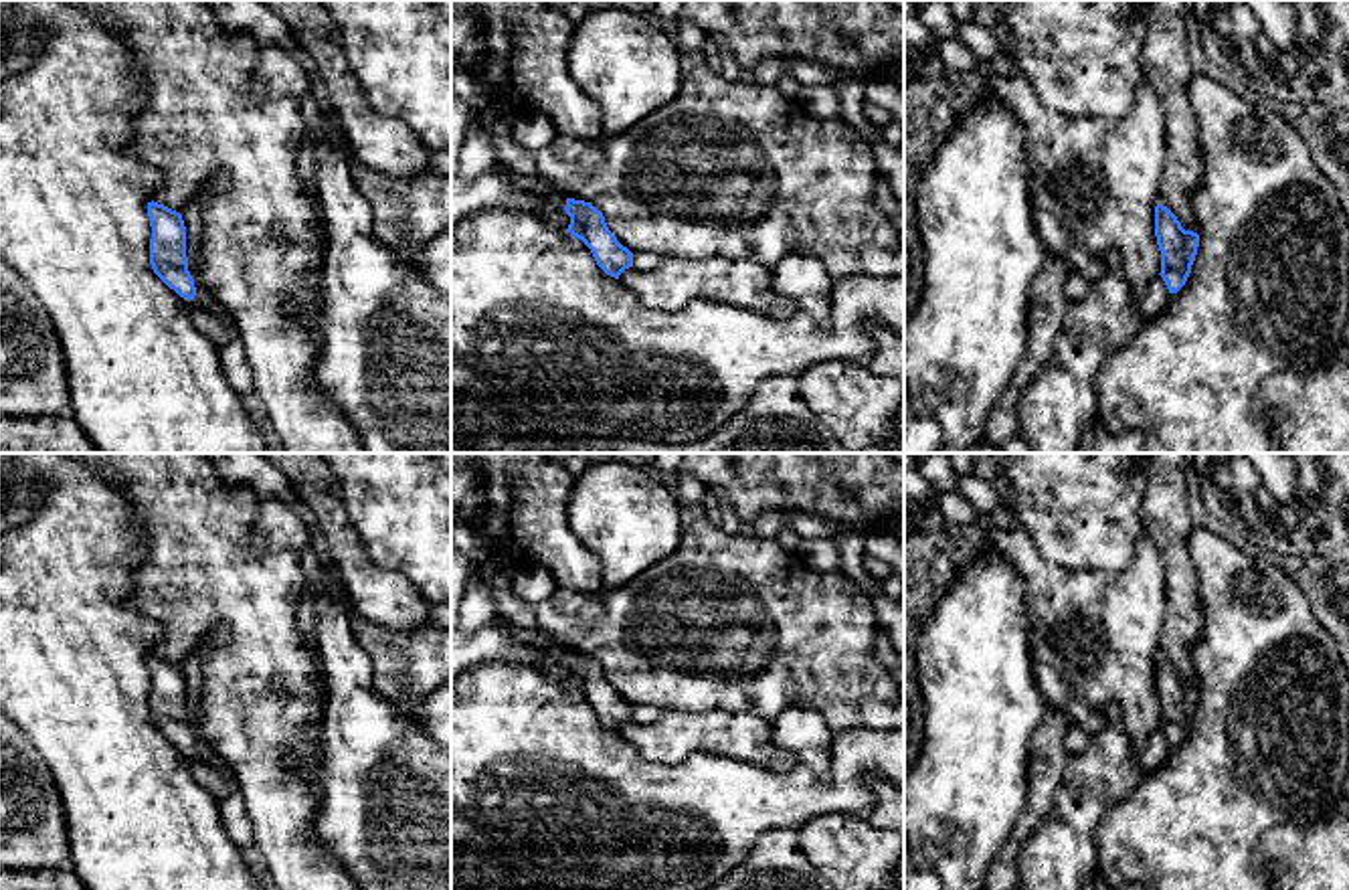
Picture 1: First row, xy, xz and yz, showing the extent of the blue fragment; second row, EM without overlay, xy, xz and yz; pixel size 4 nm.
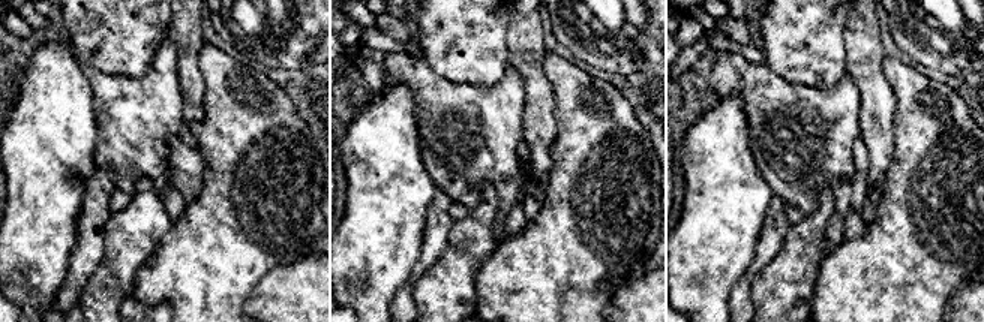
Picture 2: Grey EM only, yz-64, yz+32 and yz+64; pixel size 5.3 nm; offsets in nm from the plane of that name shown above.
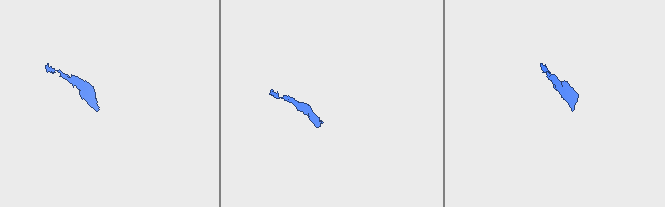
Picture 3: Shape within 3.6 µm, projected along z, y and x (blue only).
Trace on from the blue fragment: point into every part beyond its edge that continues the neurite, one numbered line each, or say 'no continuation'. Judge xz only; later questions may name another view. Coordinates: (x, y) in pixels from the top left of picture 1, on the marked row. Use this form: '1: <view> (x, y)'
1: xz (538, 187)

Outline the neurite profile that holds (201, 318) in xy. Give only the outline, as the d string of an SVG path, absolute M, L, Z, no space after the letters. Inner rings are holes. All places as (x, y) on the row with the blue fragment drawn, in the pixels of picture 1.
M186 305L190 312L192 324L210 338L218 348L227 346L231 332L206 309L196 305Z

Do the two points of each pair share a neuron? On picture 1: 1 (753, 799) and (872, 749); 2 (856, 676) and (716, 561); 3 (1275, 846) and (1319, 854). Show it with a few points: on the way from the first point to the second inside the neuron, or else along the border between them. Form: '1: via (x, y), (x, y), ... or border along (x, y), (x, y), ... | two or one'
1: via (785, 799), (826, 797), (848, 779) | one
2: via (822, 658), (801, 638), (791, 636), (751, 595) | one
3: via (1285, 852), (1309, 854) | one

